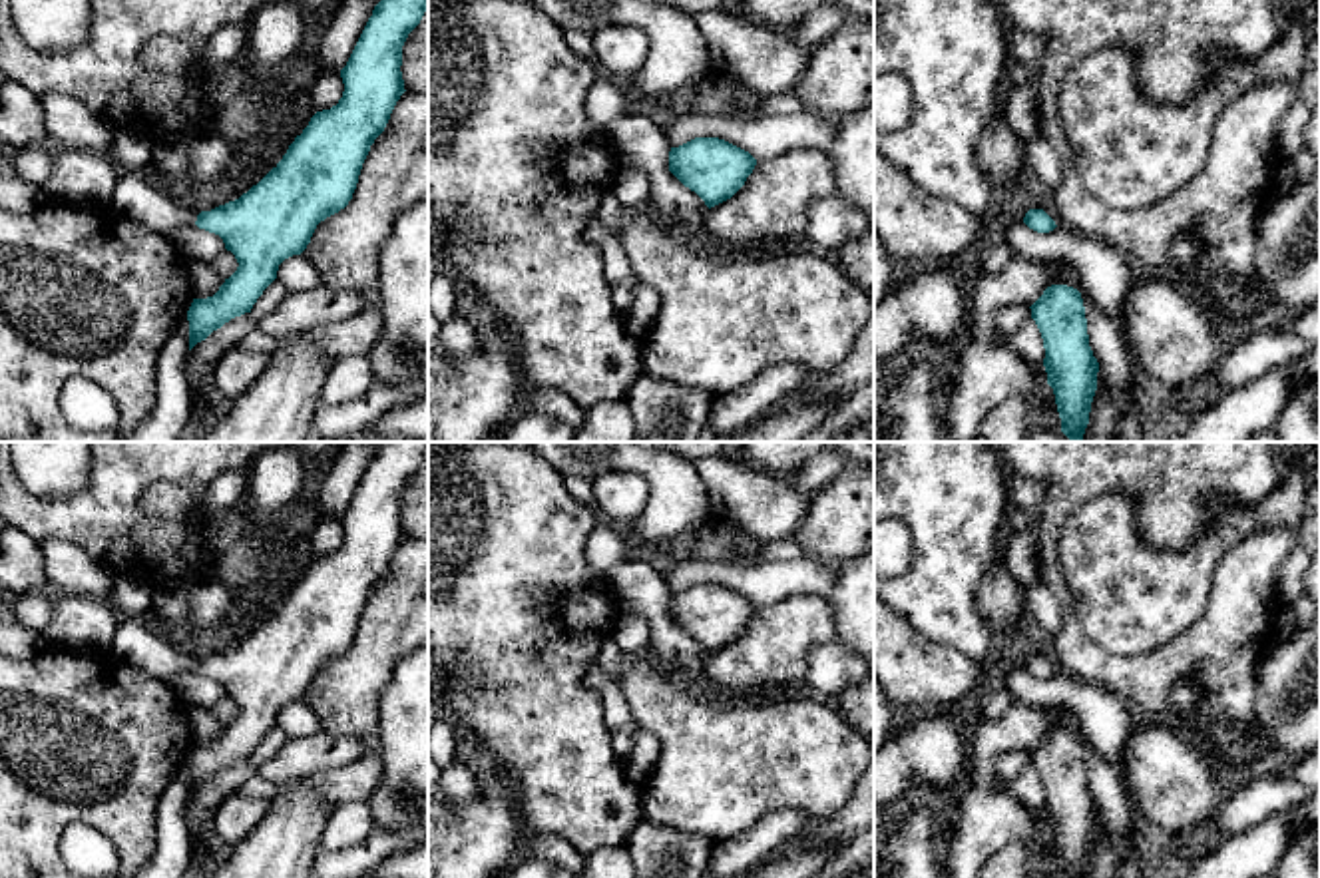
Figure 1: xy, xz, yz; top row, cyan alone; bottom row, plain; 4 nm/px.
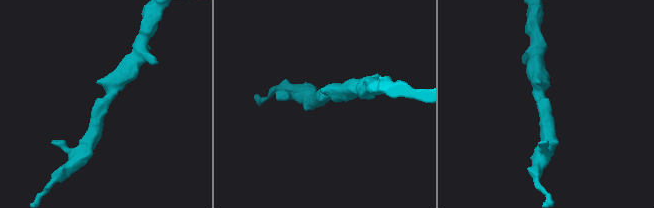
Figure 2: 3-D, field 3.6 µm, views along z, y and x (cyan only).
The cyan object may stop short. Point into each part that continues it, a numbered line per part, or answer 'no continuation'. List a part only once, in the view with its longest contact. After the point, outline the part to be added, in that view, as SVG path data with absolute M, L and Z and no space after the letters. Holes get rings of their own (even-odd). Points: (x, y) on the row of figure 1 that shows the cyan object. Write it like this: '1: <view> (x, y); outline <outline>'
1: xy (136, 196); outline M131 171L119 175L110 207L163 237L171 237L181 225L195 225L199 215L159 189L147 175Z

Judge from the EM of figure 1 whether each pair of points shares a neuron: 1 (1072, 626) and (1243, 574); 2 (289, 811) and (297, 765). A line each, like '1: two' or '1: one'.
1: one
2: two

